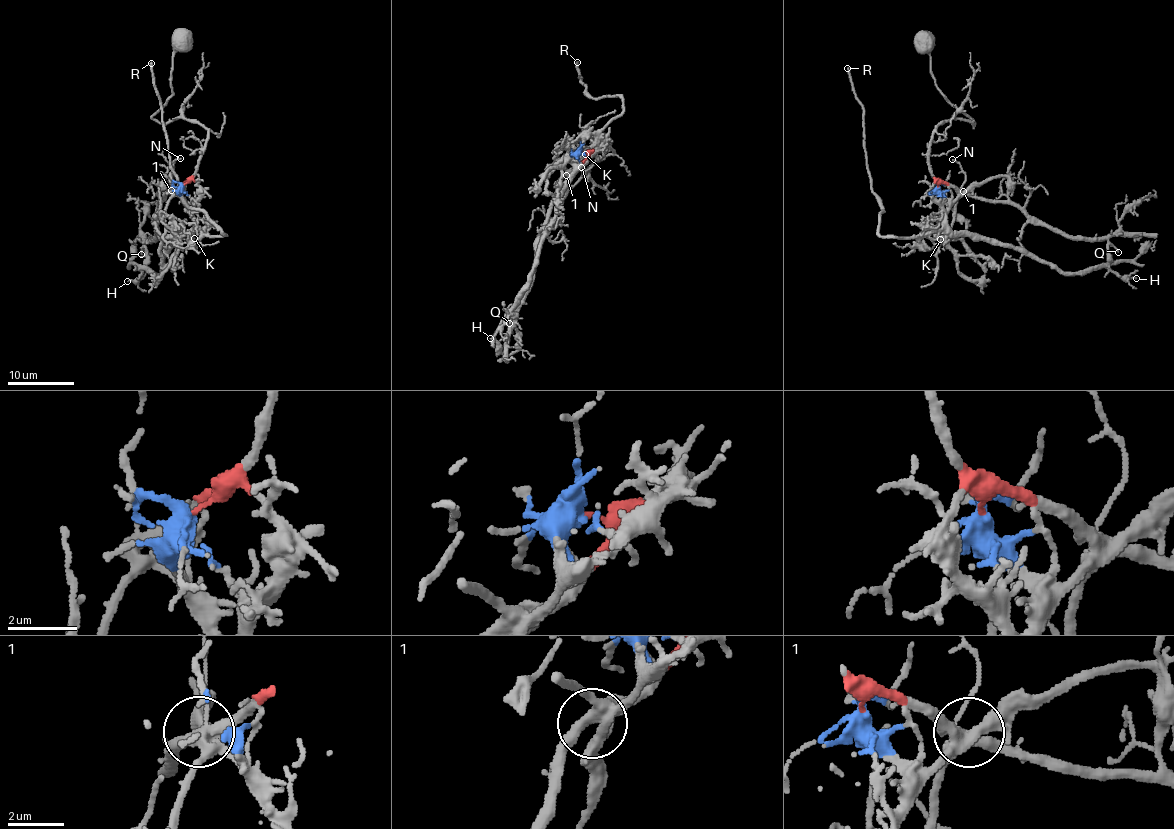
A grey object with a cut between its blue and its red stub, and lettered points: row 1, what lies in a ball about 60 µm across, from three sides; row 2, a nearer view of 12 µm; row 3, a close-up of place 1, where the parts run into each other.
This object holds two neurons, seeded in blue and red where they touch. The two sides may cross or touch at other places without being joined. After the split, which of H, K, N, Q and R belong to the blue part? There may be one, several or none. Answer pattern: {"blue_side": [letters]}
{"blue_side": ["K", "R"]}

